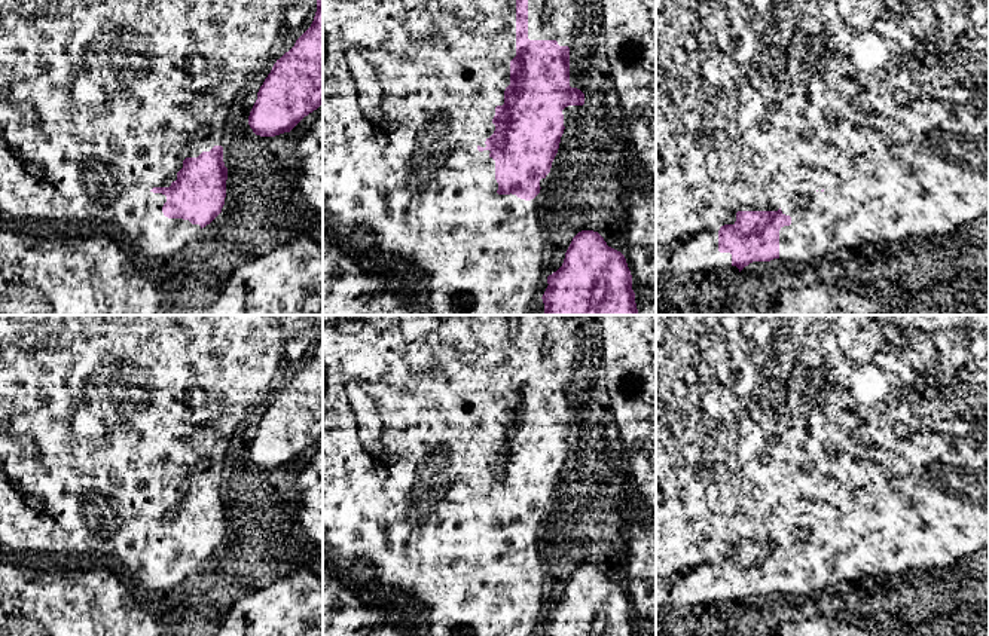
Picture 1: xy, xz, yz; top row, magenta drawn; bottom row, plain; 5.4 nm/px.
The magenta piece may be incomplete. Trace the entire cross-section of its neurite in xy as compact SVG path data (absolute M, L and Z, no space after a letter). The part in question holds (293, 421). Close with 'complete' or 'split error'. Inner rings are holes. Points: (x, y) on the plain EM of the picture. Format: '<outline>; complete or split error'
M323 315L317 319L317 345L311 360L274 397L257 425L248 458L256 468L290 465L323 438Z; complete

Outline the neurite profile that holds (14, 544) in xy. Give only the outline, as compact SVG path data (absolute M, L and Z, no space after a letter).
M7 520L4 532L0 535L0 551L10 559L45 559L54 550L82 550L86 556L94 550L103 553L101 544L91 539L86 523L80 525L77 533L77 538L67 538L61 532L37 530L28 536L16 530Z

